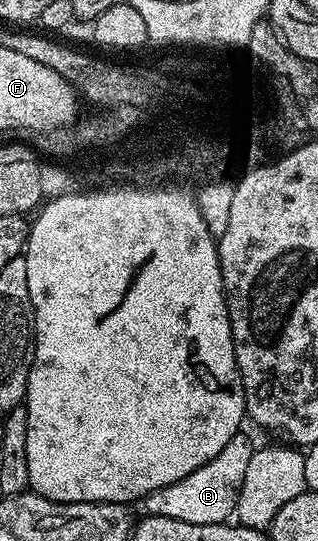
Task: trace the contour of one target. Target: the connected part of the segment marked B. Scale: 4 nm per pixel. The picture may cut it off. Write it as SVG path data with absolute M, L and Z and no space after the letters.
M245 433L233 435L228 445L224 445L224 449L220 449L220 453L216 453L208 465L200 465L196 473L188 473L188 477L180 477L180 481L172 481L172 485L164 485L147 495L144 500L145 514L176 517L176 521L188 521L192 525L227 522L235 514L237 497L244 484L244 473L255 450L255 444L250 444Z

